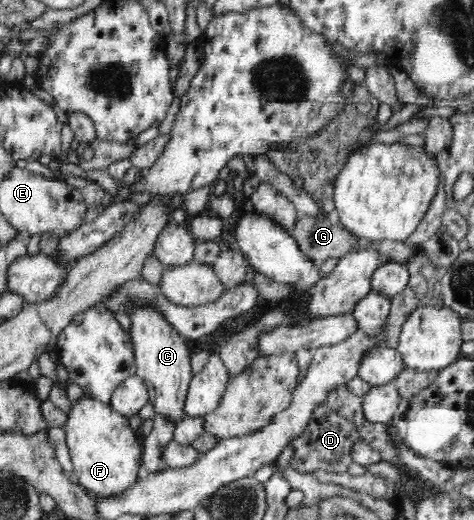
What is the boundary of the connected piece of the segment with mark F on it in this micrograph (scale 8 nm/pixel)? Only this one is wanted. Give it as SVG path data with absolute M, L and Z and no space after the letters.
M84 396L81 400L72 403L71 410L68 414L68 422L64 426L65 440L69 448L69 454L71 456L71 461L73 464L73 473L76 474L78 478L78 484L84 487L91 495L101 498L121 498L122 494L125 494L132 488L132 486L137 482L140 474L143 473L143 469L140 466L142 464L142 444L138 442L138 436L136 436L136 431L130 427L128 418L122 416L120 413L116 412L111 406L106 406L102 402L90 399L88 396Z

